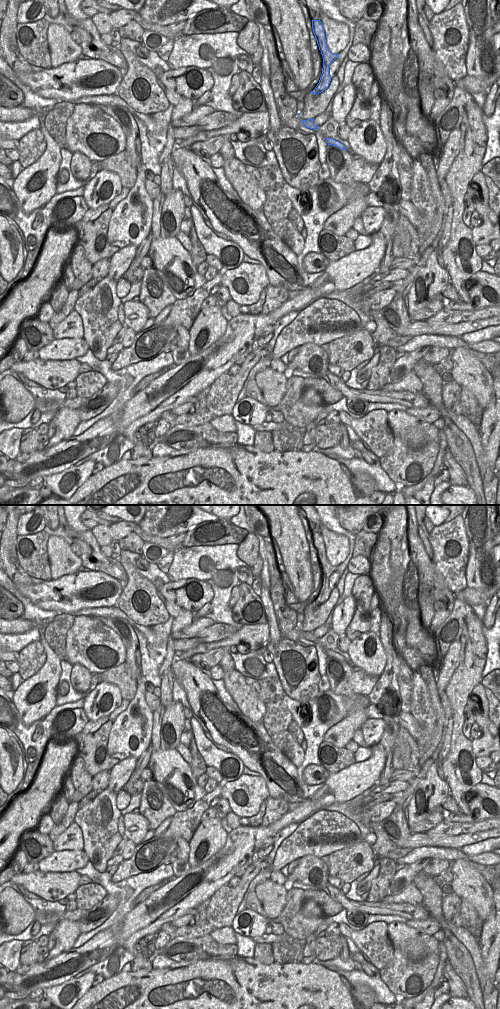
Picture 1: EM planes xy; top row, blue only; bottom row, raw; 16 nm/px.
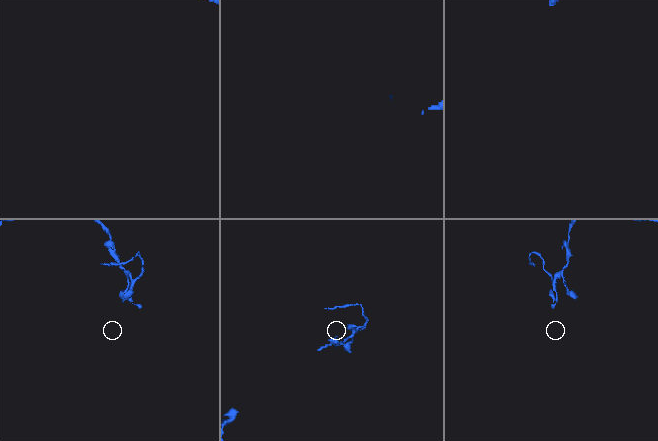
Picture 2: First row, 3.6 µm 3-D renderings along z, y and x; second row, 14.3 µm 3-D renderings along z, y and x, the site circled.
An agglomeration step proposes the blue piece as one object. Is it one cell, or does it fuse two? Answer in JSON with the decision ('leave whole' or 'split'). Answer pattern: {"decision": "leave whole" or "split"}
{"decision": "leave whole"}

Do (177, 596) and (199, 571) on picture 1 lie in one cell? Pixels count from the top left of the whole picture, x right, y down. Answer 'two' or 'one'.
two

